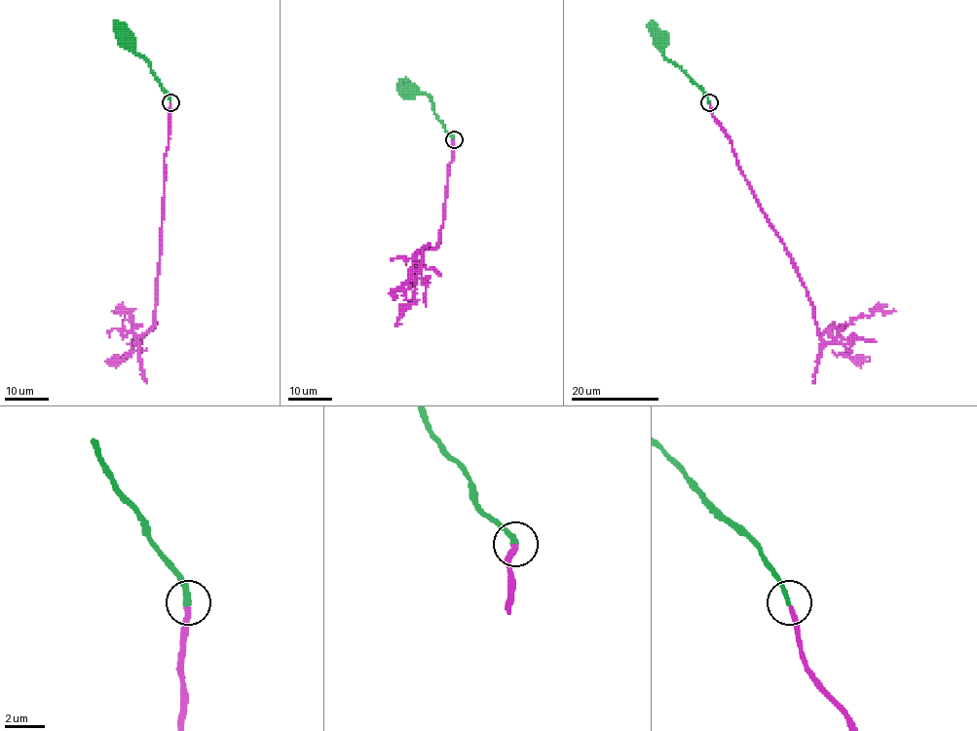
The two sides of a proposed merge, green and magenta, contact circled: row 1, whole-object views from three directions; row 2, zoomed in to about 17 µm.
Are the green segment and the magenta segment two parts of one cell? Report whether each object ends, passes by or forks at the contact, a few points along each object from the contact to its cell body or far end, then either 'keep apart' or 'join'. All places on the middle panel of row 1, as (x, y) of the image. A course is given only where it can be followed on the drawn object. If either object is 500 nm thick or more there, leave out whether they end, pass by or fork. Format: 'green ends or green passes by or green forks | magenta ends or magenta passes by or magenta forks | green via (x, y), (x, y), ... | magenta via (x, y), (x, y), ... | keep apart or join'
green ends | magenta ends | green via (454, 139), (435, 114), (427, 95), (408, 92) | magenta via (454, 139), (452, 160), (448, 165), (444, 213), (438, 245), (416, 254), (414, 299), (396, 321), (400, 325) | join

